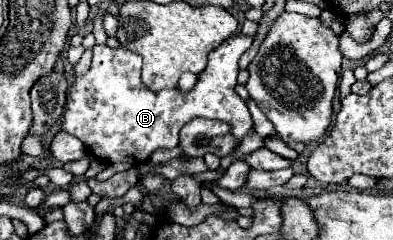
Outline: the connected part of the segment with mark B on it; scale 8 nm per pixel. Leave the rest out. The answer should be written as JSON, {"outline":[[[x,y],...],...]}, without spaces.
{"outline":[[[238,34],[212,50],[208,66],[198,76],[194,90],[186,94],[178,88],[166,88],[160,92],[148,90],[141,78],[140,55],[126,48],[112,50],[108,46],[94,46],[92,68],[88,74],[78,76],[70,86],[70,102],[60,130],[80,138],[88,152],[104,162],[124,162],[124,158],[146,162],[154,150],[174,148],[180,128],[196,116],[218,118],[230,124],[236,140],[242,140],[252,132],[252,118],[246,102],[234,88],[238,84],[238,60],[250,44],[252,38]]]}

